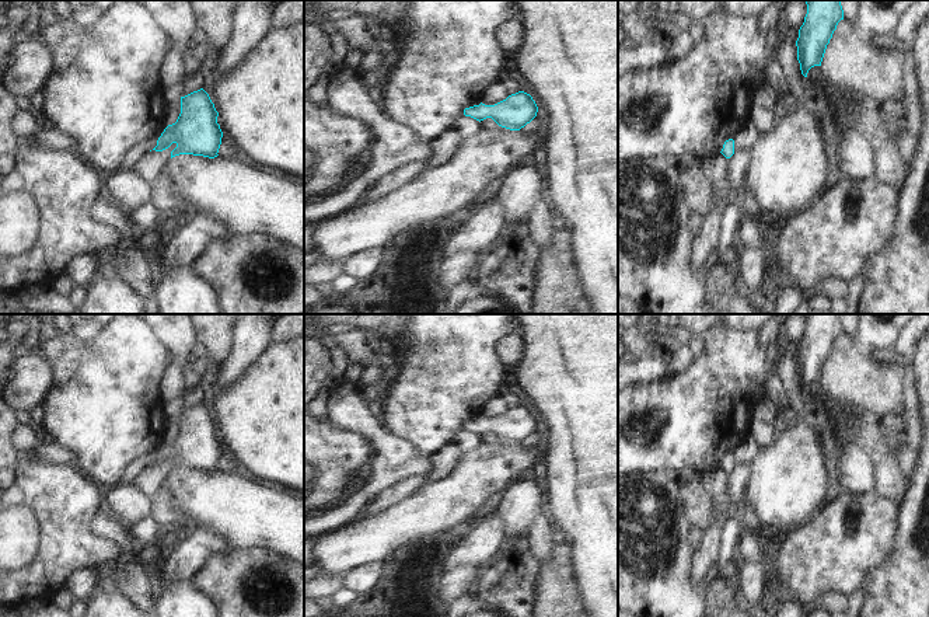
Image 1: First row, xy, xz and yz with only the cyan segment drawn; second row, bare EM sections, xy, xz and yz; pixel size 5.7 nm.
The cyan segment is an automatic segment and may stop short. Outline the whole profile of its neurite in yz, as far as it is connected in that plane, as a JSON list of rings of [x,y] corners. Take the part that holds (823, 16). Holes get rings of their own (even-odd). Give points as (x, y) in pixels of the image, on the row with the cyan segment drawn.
[[[806,0],[807,14],[799,29],[797,60],[804,77],[814,66],[821,66],[827,45],[841,20],[841,0]]]

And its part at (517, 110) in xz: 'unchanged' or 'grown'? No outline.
unchanged

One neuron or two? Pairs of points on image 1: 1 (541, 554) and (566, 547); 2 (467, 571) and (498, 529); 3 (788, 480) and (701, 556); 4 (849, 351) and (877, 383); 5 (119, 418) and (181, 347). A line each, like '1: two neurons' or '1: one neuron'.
1: two neurons
2: two neurons
3: two neurons
4: one neuron
5: two neurons

